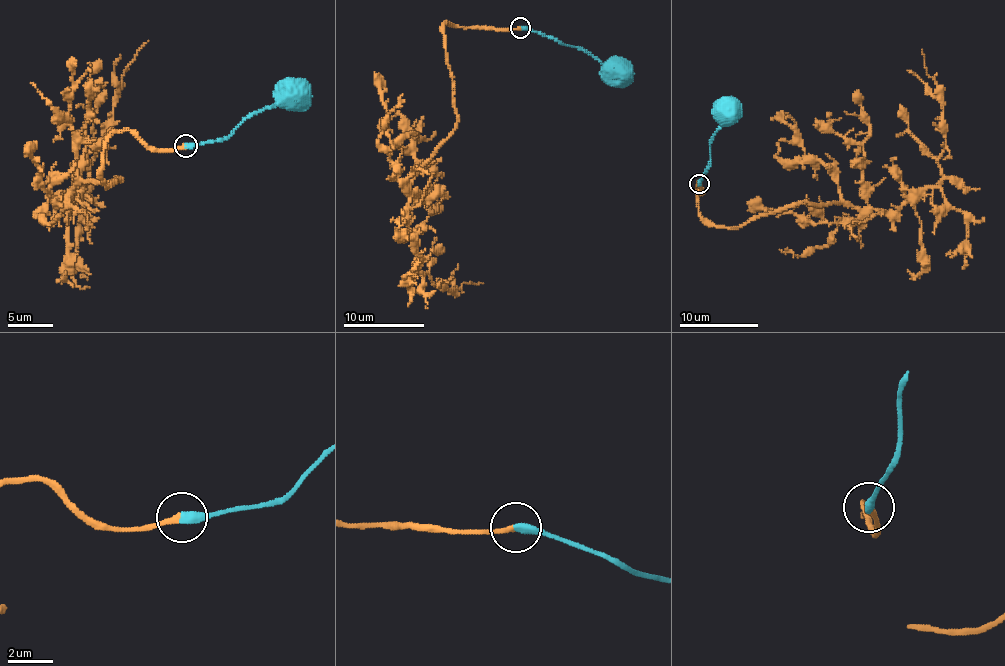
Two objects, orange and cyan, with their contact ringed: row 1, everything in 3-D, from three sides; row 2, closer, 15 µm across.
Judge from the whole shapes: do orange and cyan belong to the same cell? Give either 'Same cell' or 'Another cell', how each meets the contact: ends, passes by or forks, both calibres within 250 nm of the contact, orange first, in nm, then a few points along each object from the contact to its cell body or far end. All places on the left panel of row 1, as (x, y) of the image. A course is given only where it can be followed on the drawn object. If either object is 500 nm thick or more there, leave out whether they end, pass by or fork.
Same cell. At the ring orange ends. At the ring cyan ends. Thickness 240 nm (orange) against 440 nm. Course of orange: (185, 146), (147, 149), (117, 130), (102, 179), (120, 181), (80, 182), (69, 202), (148, 41). Course of cyan: (185, 146), (224, 139), (252, 115), (280, 106), (294, 106), (298, 96)

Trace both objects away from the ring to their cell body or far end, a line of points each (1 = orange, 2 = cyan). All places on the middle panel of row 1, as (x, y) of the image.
1: (520, 27), (444, 24), (457, 123), (410, 186), (406, 221), (422, 274), (448, 292), (463, 282), (483, 283)
2: (520, 27), (580, 47), (605, 65), (617, 65), (622, 71)

